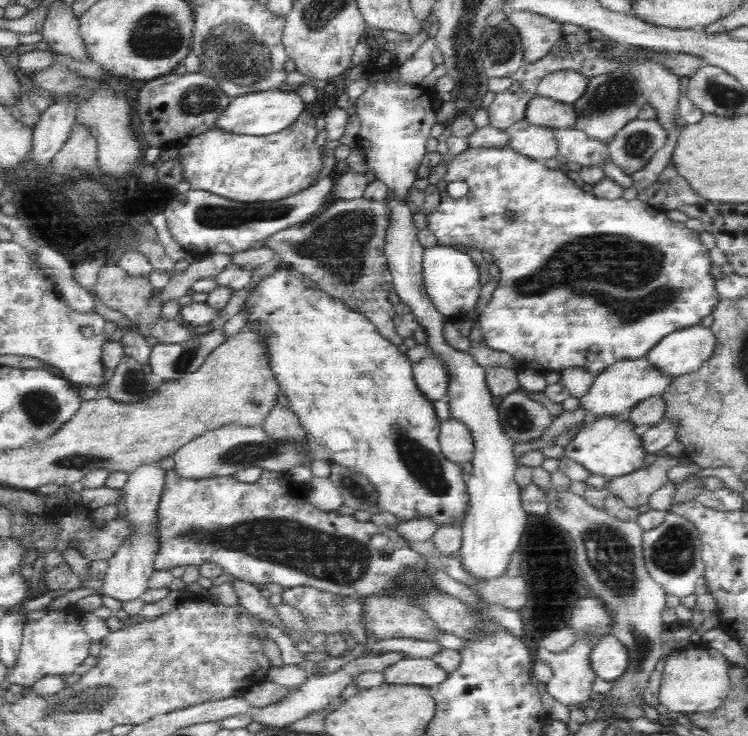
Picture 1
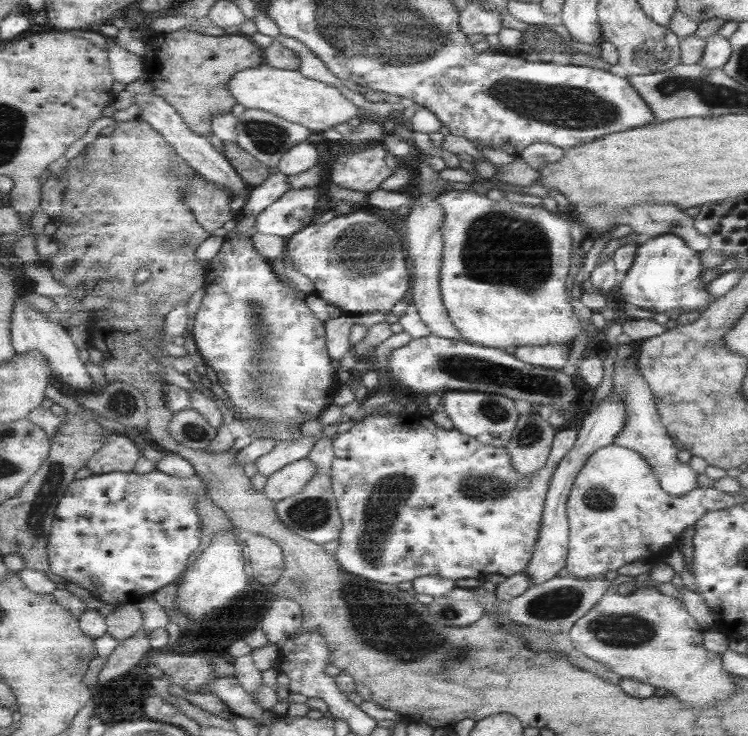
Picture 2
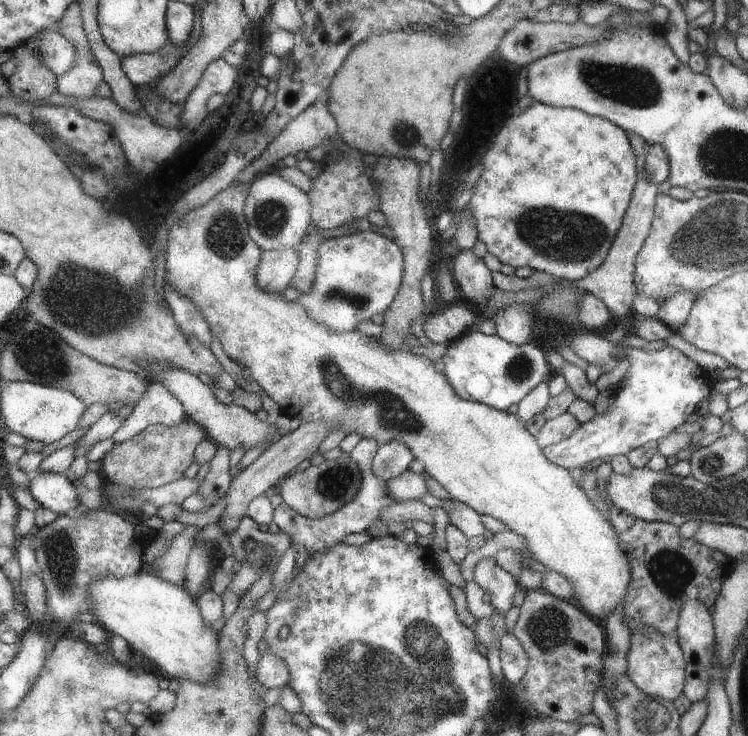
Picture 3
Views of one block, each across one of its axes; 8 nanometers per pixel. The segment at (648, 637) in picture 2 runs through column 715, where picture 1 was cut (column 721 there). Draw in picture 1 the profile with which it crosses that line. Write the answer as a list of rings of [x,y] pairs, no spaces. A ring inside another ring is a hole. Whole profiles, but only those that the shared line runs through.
[[[706,644],[698,645],[696,648],[690,646],[688,649],[676,649],[666,658],[664,670],[661,678],[659,691],[659,702],[661,702],[669,711],[680,712],[680,714],[688,713],[707,713],[712,712],[719,707],[727,697],[730,690],[729,668],[732,664],[717,650],[710,649]]]

